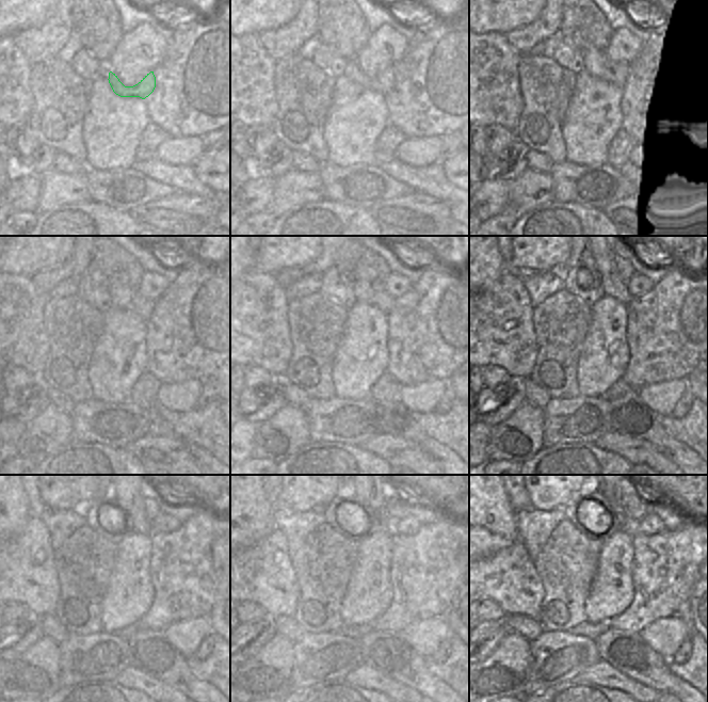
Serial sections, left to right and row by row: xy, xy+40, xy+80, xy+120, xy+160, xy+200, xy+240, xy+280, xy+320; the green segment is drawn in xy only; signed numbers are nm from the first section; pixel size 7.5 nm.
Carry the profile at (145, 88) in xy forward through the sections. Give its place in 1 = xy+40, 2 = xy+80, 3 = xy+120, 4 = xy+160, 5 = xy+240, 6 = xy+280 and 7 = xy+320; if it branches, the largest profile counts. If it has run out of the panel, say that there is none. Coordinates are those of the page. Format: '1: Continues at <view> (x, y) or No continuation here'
1: Continues at xy+40 (383, 83)
2: Continues at xy+80 (616, 74)
3: Continues at xy+120 (130, 299)
4: Continues at xy+160 (367, 292)
5: Continues at xy+240 (129, 496)
6: Continues at xy+280 (372, 496)
7: Continues at xy+320 (614, 496)

